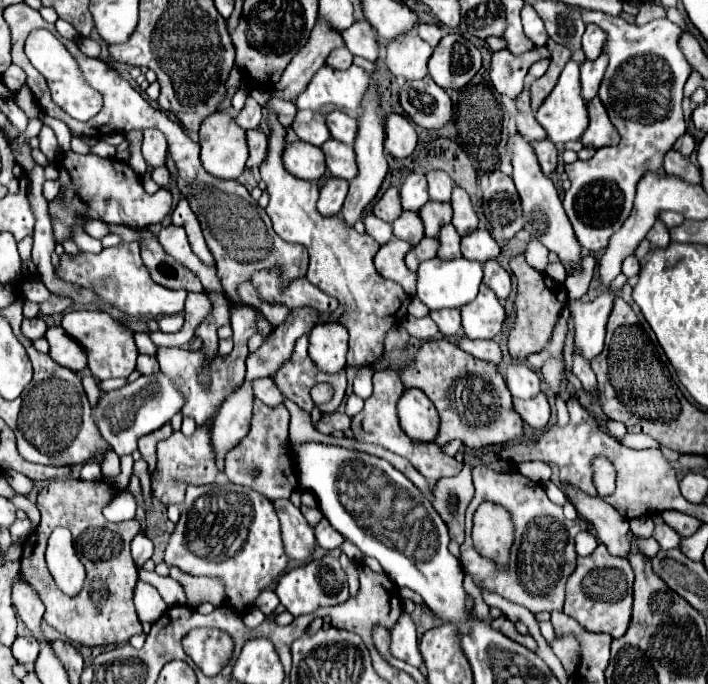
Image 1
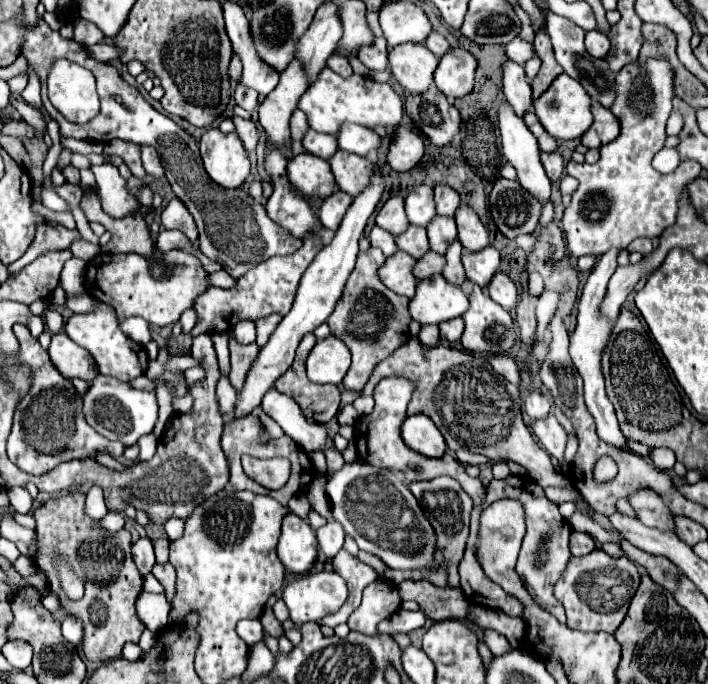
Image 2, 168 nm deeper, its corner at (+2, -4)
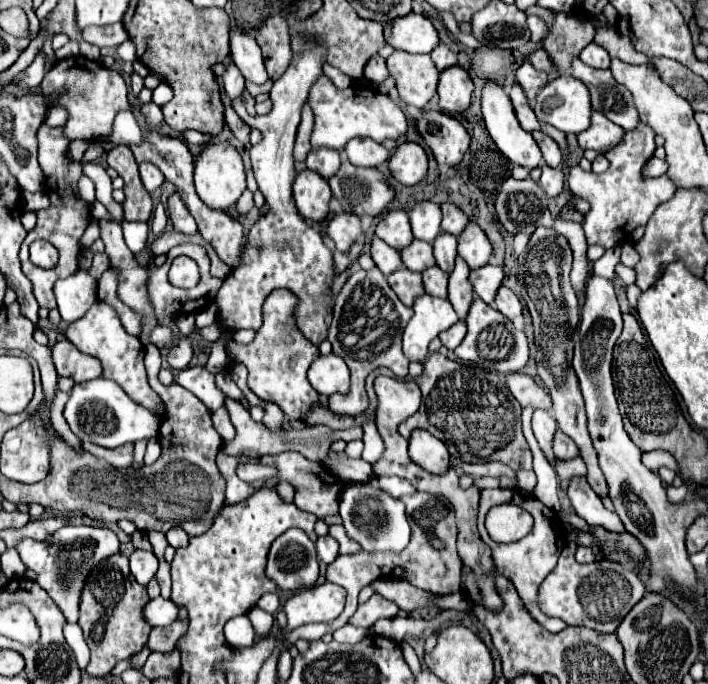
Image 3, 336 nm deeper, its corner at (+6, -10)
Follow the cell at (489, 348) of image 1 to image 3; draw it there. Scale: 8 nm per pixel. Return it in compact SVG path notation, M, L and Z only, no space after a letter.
M506 374L506 384L510 388L510 392L514 394L514 398L522 404L522 406L532 406L532 408L550 408L552 400L548 396L548 392L544 392L532 376L526 374Z

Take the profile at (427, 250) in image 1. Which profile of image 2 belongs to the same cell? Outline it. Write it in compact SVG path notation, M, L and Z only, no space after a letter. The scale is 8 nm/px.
M428 252L428 254L424 254L418 262L416 262L416 266L414 266L414 276L418 278L418 280L424 280L424 278L432 278L432 276L436 276L436 274L442 274L442 270L444 270L444 256L440 256L440 254L436 254L436 252Z

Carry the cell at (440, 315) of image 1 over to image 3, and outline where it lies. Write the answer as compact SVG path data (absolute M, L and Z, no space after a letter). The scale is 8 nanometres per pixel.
M460 320L460 322L456 322L452 328L444 330L444 332L440 334L440 340L442 340L442 344L444 344L446 348L454 350L454 348L462 342L464 336L466 336L466 322Z

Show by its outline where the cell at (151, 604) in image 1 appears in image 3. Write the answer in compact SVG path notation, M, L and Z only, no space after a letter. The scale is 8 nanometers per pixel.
M162 596L150 600L146 606L144 606L144 620L150 624L150 626L168 626L176 620L178 616L178 608L172 600L166 600Z

